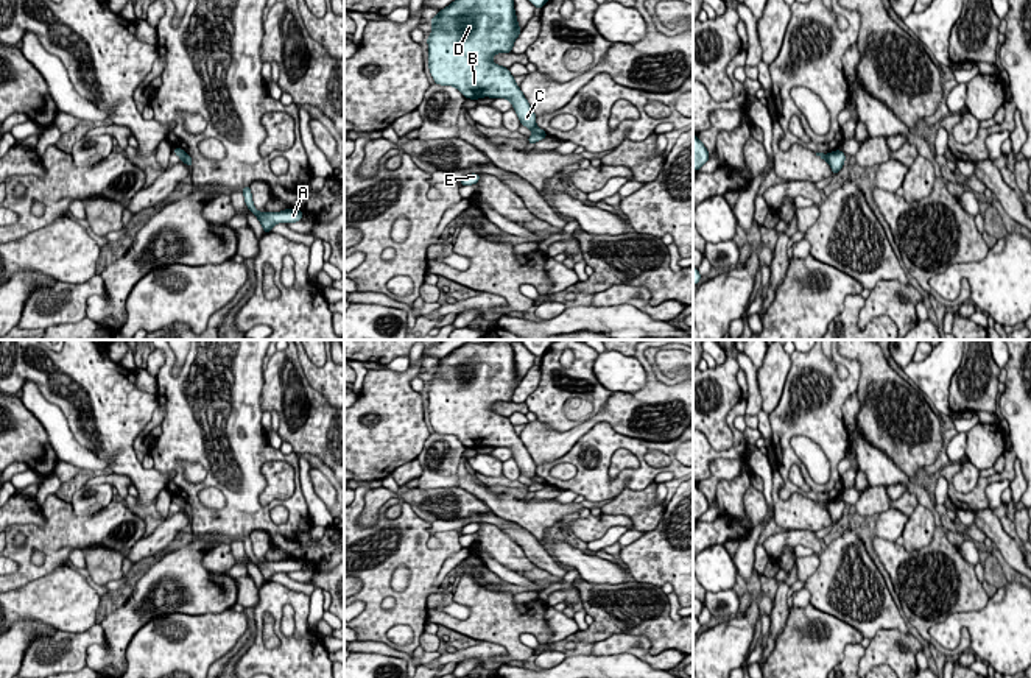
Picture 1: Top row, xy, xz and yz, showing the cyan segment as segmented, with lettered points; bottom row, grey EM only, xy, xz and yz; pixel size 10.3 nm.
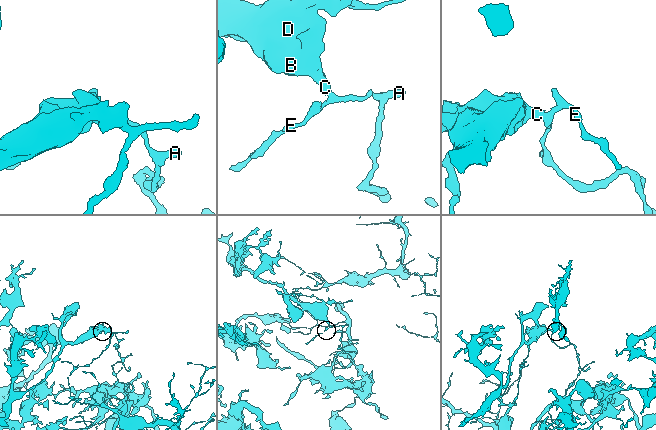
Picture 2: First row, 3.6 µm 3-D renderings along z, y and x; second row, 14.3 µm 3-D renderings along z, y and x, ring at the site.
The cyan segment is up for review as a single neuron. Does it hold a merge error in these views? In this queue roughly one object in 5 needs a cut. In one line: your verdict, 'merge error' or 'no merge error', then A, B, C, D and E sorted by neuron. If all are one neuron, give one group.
merge error | A E / B C D

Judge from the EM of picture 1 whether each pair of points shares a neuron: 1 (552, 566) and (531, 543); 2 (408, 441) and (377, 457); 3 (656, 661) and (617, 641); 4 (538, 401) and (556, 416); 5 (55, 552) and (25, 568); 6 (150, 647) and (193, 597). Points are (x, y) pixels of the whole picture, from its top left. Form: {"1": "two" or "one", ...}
{"1": "one", "2": "one", "3": "one", "4": "one", "5": "one", "6": "two"}

